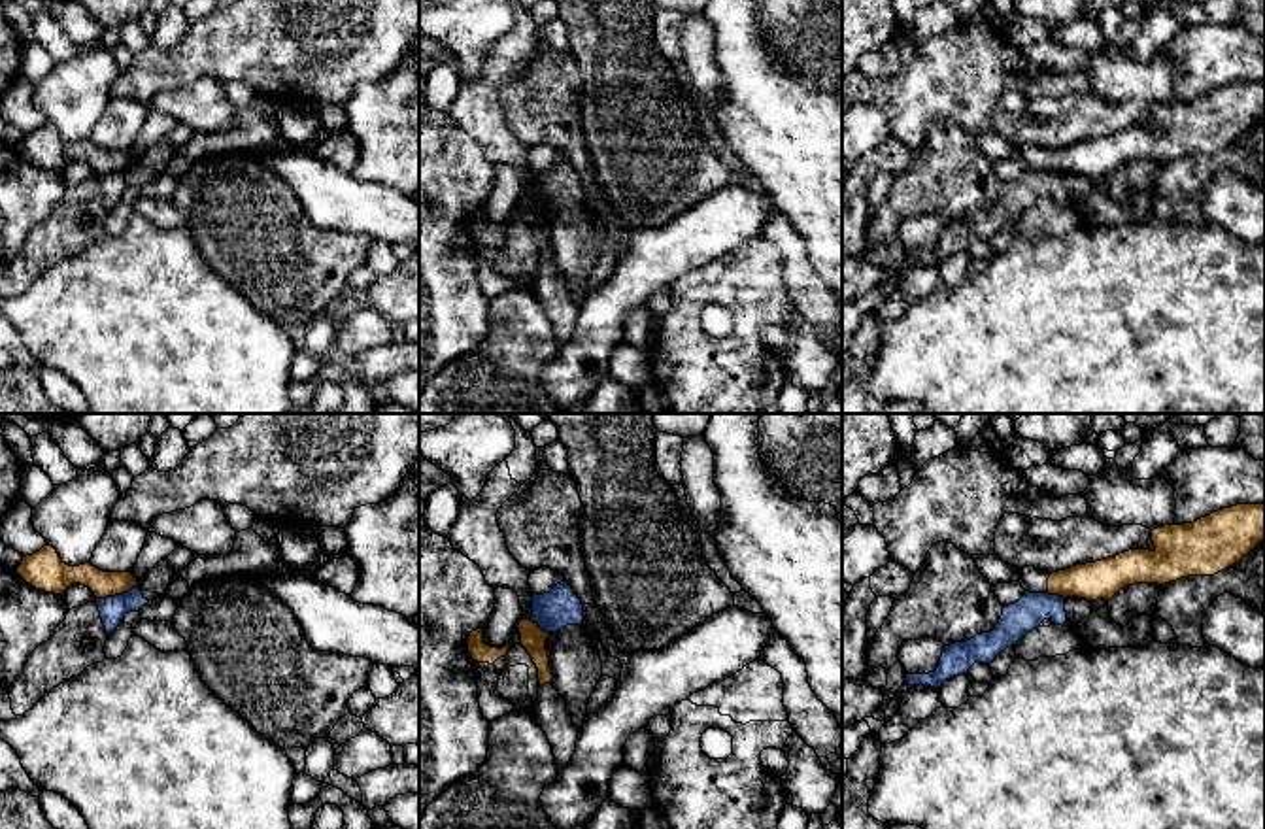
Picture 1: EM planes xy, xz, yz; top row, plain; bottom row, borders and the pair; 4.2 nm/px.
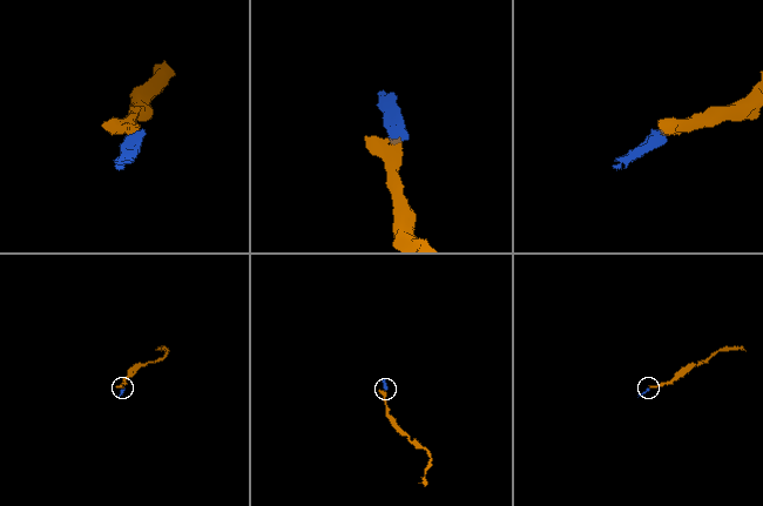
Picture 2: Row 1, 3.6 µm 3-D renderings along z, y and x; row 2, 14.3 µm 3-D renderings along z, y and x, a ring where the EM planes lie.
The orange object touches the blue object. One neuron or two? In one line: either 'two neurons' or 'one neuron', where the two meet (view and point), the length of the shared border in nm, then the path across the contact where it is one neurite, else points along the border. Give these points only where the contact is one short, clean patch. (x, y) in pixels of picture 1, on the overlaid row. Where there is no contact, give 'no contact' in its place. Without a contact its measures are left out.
two neurons | xy (116, 593) | 190 nm | along xy (136, 584), (127, 592), (97, 599)

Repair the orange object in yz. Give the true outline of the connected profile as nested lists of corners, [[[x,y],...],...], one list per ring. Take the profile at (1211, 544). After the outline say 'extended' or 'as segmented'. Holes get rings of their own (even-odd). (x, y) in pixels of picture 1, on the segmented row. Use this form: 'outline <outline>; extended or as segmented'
outline [[[1237,504],[1193,523],[1154,529],[1154,551],[1129,550],[1052,574],[1023,567],[1018,582],[1029,593],[1110,601],[1135,584],[1165,585],[1188,576],[1214,576],[1246,557],[1263,538],[1265,504]]]; extended

